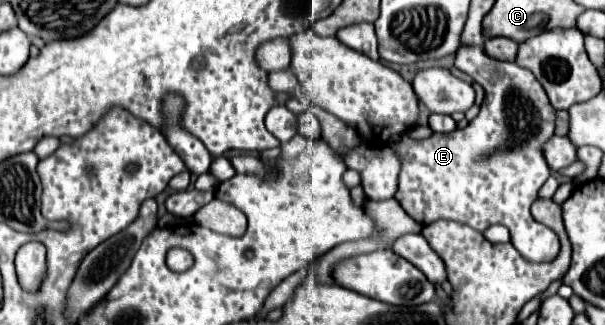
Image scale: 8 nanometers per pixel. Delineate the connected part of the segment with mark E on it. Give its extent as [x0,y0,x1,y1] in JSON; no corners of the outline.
[391,44,559,262]

